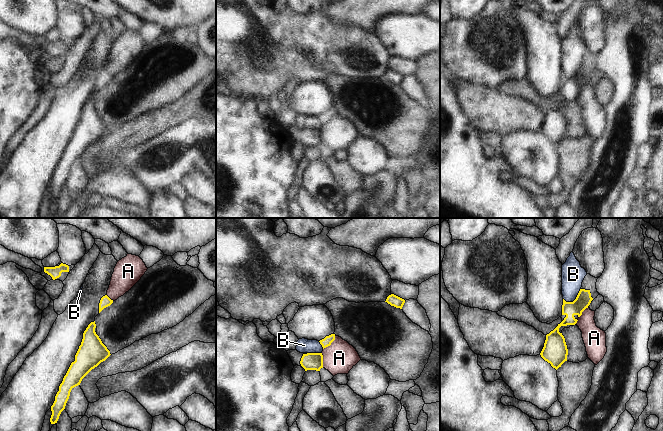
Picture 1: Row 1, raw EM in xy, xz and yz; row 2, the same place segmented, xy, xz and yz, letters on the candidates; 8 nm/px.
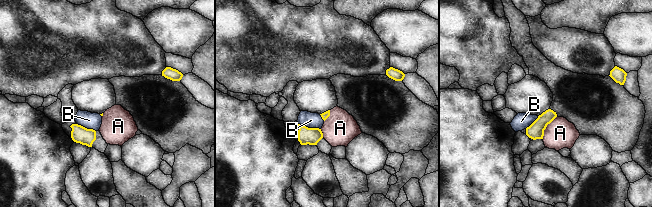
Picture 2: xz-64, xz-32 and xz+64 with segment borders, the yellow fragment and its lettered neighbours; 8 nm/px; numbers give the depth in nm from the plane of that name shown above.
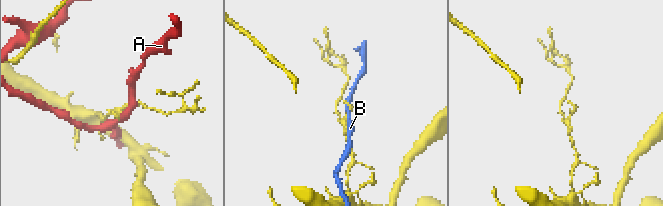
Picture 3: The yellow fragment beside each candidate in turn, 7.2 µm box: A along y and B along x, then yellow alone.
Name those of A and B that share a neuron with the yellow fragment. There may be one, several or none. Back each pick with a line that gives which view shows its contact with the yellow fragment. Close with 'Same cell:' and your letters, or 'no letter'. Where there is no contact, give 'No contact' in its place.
Same cell: no letter

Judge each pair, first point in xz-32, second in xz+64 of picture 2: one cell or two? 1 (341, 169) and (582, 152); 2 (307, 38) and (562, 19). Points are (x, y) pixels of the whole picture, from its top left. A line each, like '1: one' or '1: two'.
1: two
2: two

